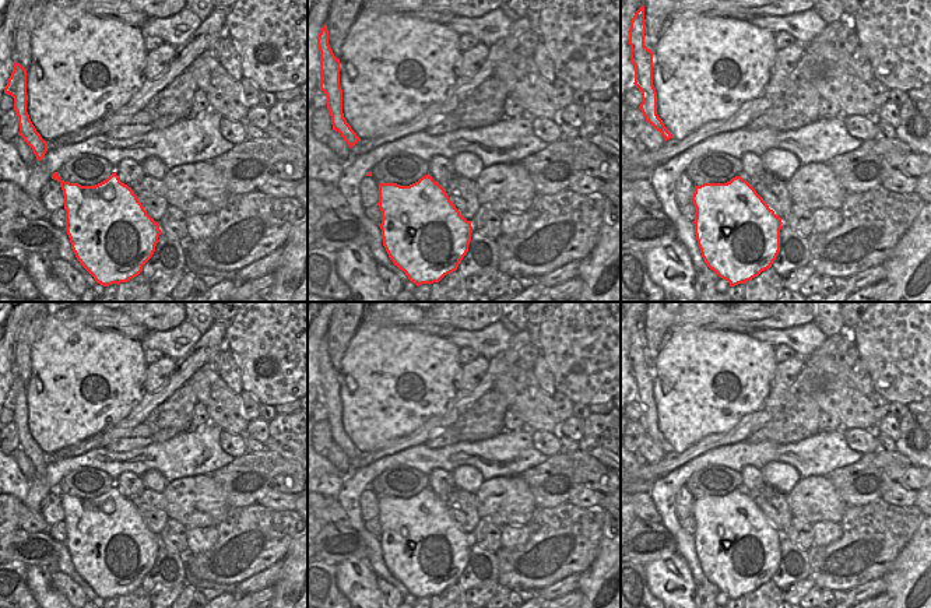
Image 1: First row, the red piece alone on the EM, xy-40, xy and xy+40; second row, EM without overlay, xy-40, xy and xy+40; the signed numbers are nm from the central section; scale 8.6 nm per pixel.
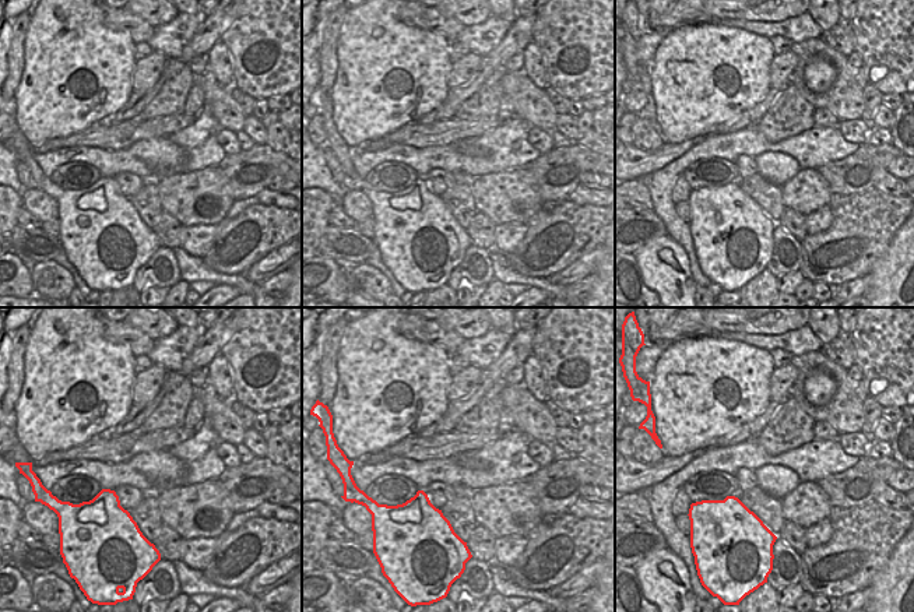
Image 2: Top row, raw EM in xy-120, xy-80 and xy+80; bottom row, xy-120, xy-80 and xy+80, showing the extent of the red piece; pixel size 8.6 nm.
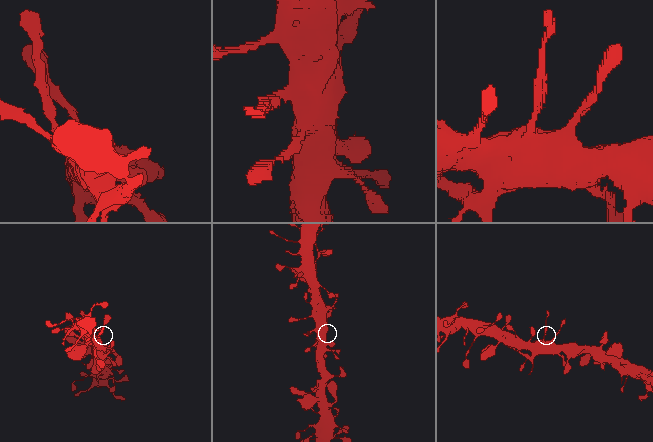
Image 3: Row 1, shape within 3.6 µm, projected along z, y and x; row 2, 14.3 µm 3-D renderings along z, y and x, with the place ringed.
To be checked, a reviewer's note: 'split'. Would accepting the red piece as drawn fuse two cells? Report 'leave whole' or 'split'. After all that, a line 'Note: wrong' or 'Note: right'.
leave whole
Note: wrong

